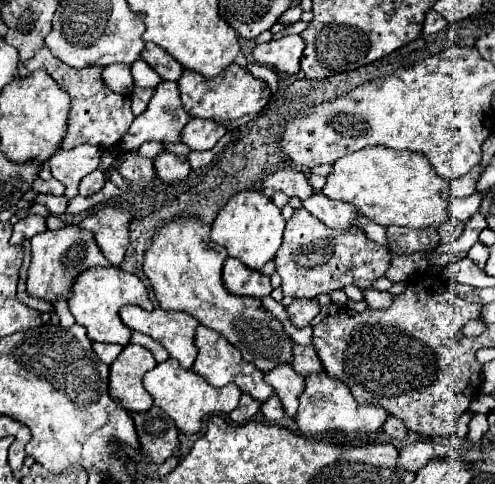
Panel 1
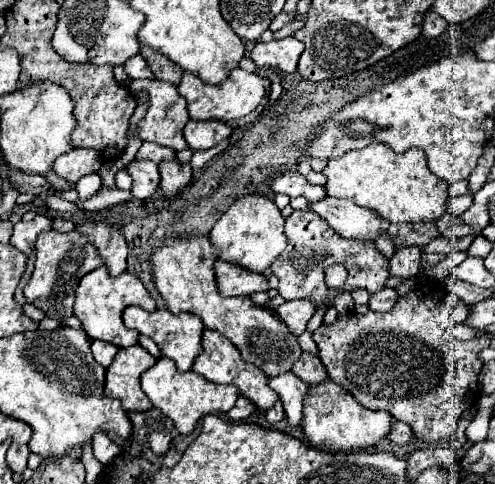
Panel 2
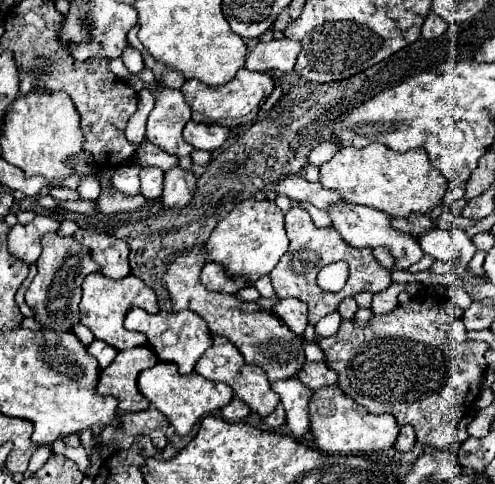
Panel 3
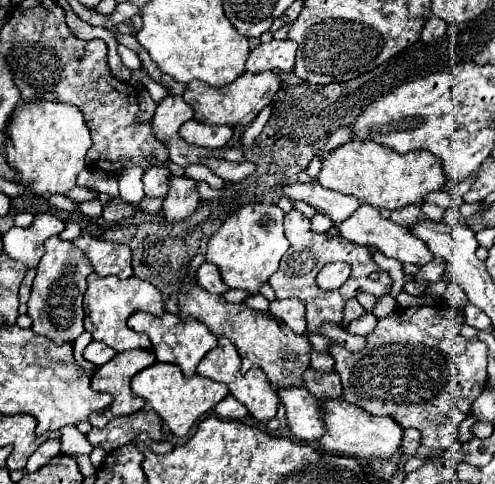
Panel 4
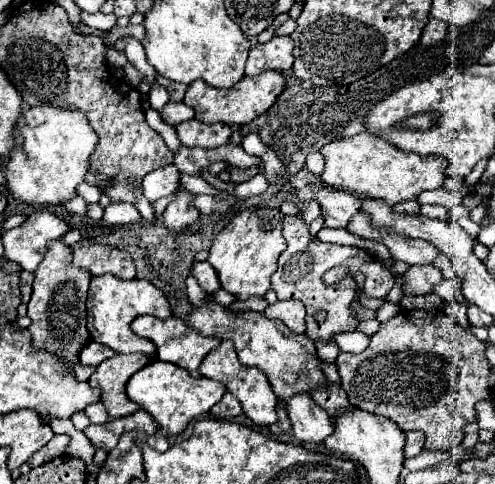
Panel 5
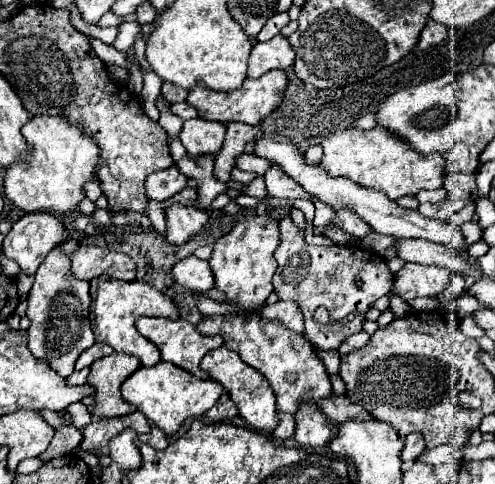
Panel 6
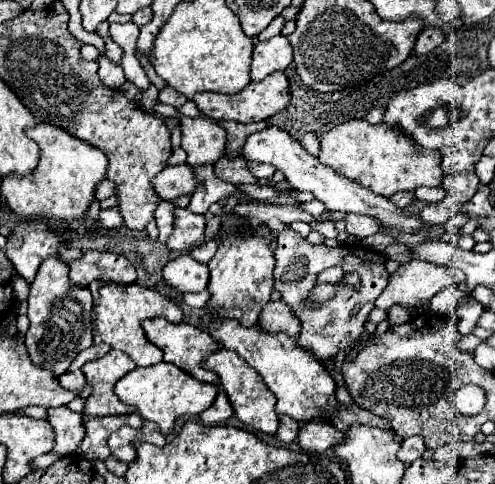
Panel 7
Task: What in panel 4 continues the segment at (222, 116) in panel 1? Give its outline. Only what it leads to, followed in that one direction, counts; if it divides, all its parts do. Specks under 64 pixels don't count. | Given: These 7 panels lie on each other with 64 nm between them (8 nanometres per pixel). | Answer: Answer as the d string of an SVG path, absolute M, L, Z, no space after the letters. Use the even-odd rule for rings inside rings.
M244 72L240 74L232 84L226 84L222 88L208 86L200 80L192 80L182 98L186 100L188 106L194 110L194 120L202 124L226 124L226 126L238 126L238 124L250 124L258 112L272 102L274 94L280 88L280 78L274 72L260 72L260 74L250 74Z

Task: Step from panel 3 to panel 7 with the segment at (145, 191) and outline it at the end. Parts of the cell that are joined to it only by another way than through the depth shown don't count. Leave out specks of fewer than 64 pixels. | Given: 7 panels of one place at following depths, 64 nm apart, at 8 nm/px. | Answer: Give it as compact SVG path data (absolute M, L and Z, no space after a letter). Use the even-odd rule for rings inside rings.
M168 166L152 178L152 188L156 188L160 200L174 200L182 194L192 194L196 184L196 176L188 166Z

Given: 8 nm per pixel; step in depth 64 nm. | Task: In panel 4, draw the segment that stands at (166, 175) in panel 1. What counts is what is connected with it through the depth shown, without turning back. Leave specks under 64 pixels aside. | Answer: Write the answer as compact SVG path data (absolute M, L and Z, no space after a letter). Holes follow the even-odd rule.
M172 176L170 190L162 204L162 214L166 220L178 222L188 218L196 210L198 202L200 202L200 196L196 190L196 180L186 176Z

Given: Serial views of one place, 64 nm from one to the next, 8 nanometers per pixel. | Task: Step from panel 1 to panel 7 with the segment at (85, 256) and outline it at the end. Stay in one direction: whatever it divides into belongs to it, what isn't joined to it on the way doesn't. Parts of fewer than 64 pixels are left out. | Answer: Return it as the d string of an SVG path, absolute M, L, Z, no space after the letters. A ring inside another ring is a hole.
M50 256L40 264L28 294L30 328L26 348L34 364L52 370L56 376L68 372L74 358L92 346L92 294L88 288L76 288L68 278L68 264L60 256Z

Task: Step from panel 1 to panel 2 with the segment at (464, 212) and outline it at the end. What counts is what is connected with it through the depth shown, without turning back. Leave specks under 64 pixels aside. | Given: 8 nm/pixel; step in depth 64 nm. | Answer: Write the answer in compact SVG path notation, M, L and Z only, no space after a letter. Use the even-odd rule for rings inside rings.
M466 194L466 196L456 196L456 198L452 198L450 202L448 202L448 212L450 214L454 214L454 216L462 216L470 206L472 206L472 196L470 194Z

